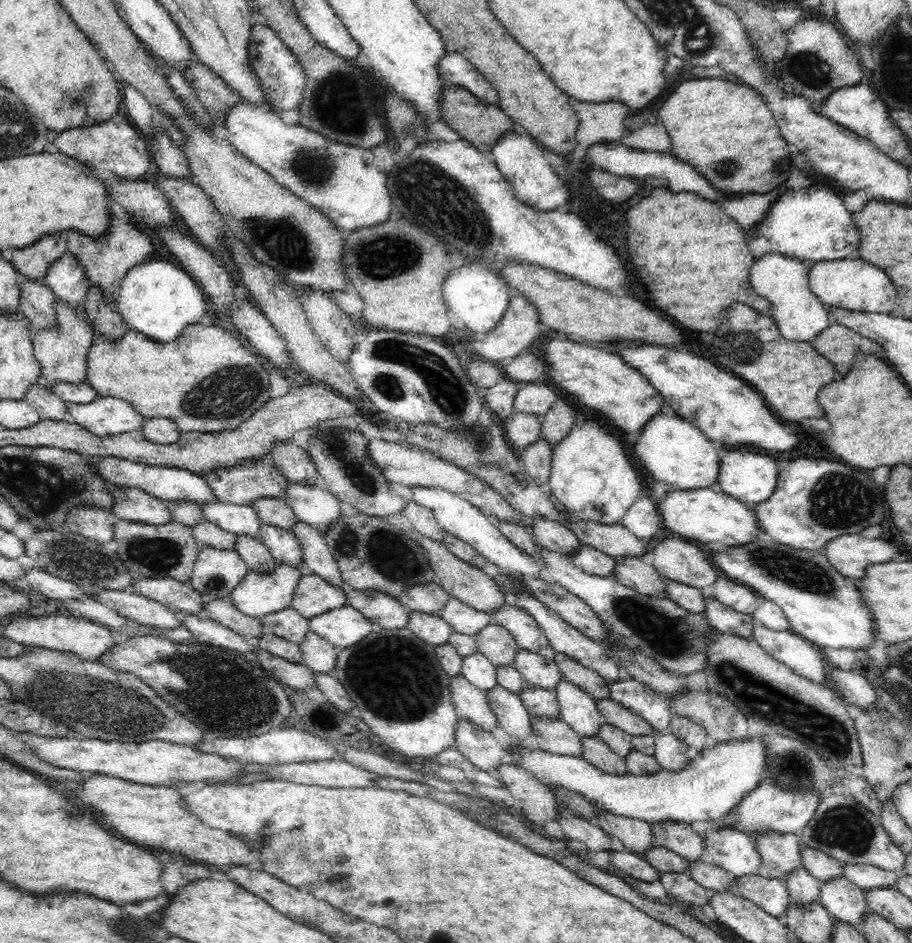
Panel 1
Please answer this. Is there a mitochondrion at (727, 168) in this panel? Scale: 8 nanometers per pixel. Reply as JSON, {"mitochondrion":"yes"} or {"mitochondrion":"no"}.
{"mitochondrion":"yes"}

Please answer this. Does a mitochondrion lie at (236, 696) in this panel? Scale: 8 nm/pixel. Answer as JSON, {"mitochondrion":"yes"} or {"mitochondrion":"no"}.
{"mitochondrion":"yes"}

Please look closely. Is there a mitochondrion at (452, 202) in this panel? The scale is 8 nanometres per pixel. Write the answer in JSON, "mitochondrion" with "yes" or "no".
{"mitochondrion":"yes"}

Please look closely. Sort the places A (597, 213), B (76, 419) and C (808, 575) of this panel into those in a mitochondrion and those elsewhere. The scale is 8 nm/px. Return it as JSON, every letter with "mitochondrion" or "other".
{"A":"other","B":"other","C":"mitochondrion"}

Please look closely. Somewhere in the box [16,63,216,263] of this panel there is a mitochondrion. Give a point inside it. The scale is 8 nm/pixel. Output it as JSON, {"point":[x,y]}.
{"point":[86,90]}

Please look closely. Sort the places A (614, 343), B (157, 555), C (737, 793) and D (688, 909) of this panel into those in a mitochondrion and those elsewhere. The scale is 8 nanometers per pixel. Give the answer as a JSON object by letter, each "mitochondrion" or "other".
{"A":"other","B":"mitochondrion","C":"other","D":"other"}

